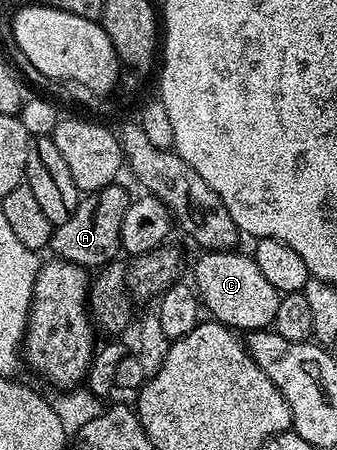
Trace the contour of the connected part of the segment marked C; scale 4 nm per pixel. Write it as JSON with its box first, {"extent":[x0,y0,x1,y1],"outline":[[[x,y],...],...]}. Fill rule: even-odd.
{"extent":[193,250,281,333],"outline":[[[204,250],[195,263],[193,286],[199,293],[206,314],[214,322],[223,323],[239,333],[261,331],[274,324],[281,293],[265,281],[265,273],[257,269],[254,258],[250,254],[242,255],[240,251]]]}

